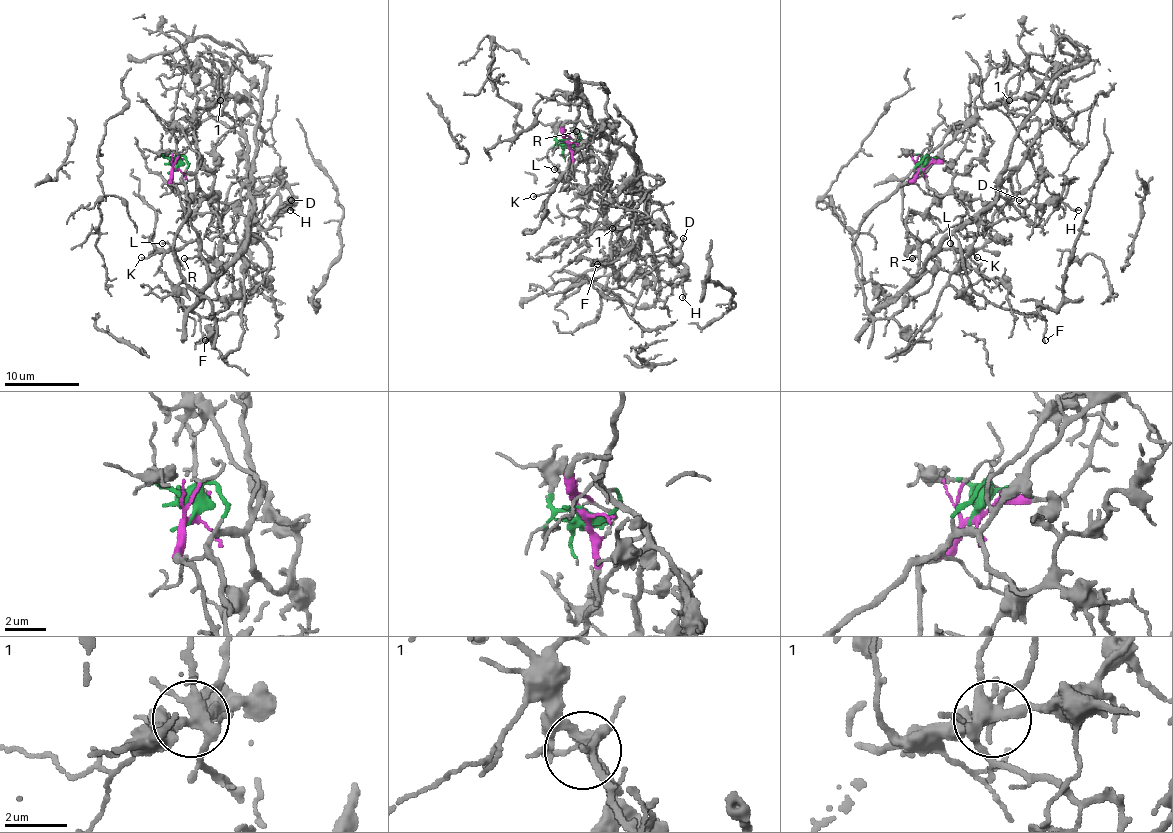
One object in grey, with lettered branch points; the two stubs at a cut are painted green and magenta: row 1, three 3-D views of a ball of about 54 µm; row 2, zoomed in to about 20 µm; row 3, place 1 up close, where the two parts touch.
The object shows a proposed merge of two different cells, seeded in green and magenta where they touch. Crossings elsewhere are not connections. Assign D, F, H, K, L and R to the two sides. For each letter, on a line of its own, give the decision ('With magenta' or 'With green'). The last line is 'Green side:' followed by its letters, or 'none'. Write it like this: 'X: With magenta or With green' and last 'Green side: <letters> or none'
D: With green
F: With magenta
H: With green
K: With magenta
L: With magenta
R: With magenta
Green side: D, H

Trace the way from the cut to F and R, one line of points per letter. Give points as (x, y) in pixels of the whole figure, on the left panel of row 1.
F: (176, 167), (172, 184), (212, 276), (251, 235), (269, 253), (269, 270), (240, 313), (202, 317), (204, 341)
R: (176, 167), (172, 171), (172, 184), (199, 242), (199, 253), (184, 259)

